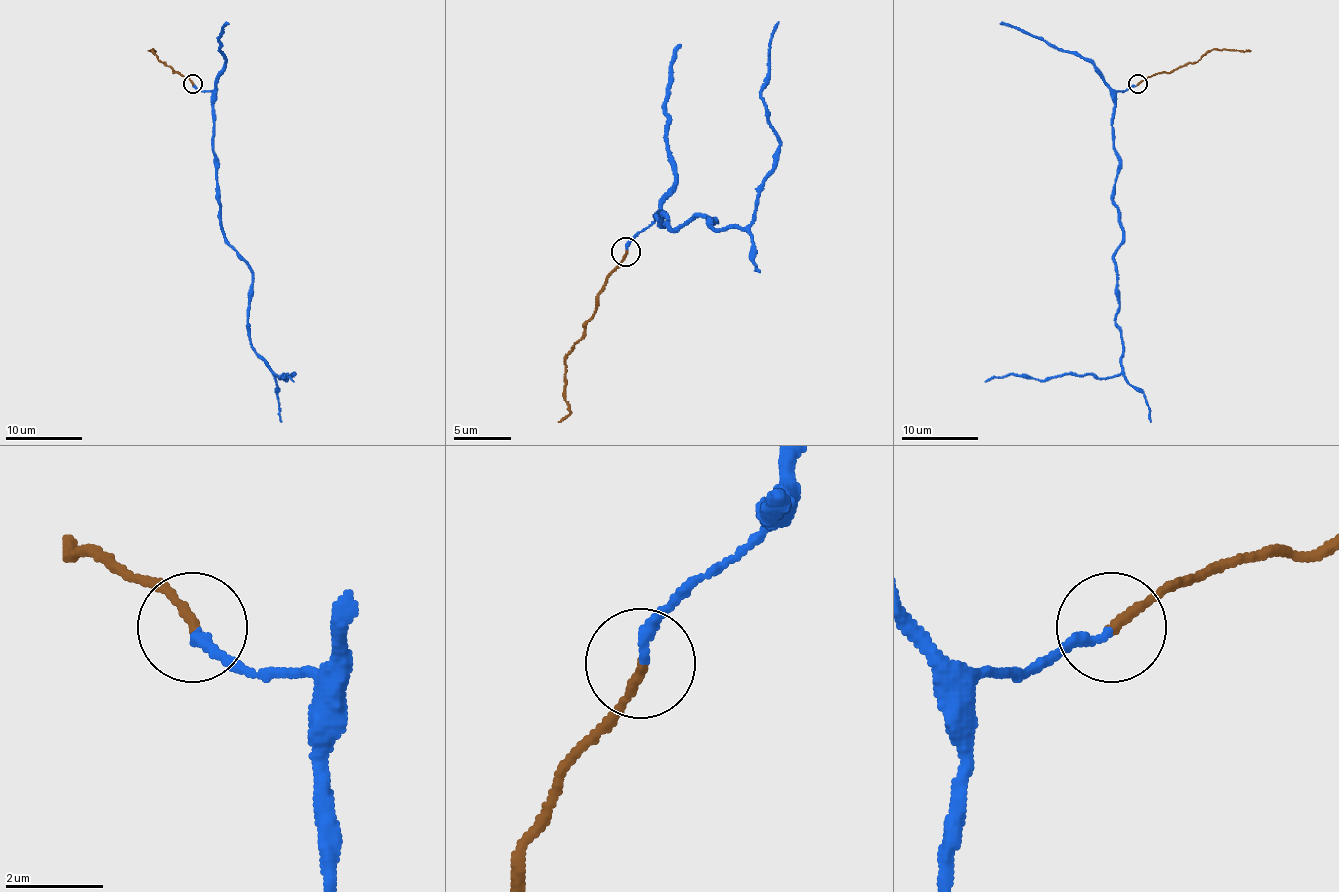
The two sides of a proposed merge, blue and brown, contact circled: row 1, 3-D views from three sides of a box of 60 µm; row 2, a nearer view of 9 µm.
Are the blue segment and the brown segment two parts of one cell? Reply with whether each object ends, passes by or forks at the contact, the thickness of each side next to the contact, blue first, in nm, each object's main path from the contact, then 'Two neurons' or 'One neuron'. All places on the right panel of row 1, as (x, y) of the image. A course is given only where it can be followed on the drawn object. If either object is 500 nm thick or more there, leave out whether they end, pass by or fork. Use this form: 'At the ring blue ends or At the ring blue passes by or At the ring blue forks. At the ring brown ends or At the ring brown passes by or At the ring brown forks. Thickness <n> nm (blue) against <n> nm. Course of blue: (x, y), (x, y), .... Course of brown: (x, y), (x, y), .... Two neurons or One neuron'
At the ring blue ends. At the ring brown ends. Thickness 200 nm (blue) against 200 nm. Course of blue: (1137, 84), (1116, 94), (1112, 149), (1122, 230), (1114, 256), (1122, 371), (984, 381). Course of brown: (1137, 84), (1156, 73), (1172, 73), (1185, 63), (1195, 63), (1208, 52), (1250, 50). One neuron

